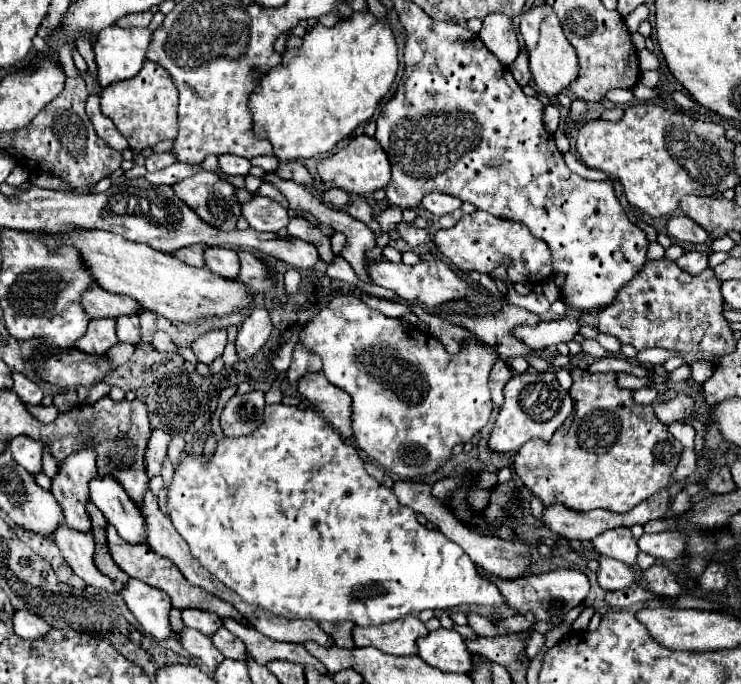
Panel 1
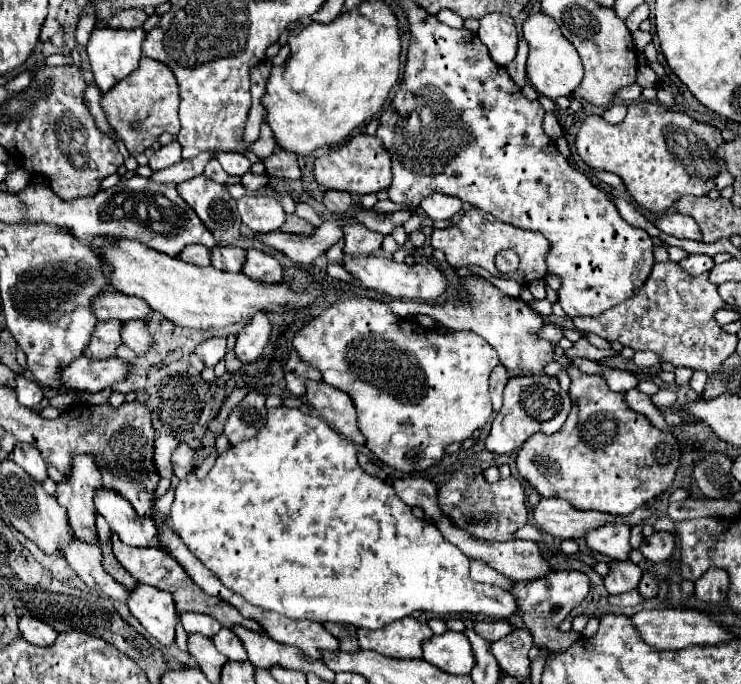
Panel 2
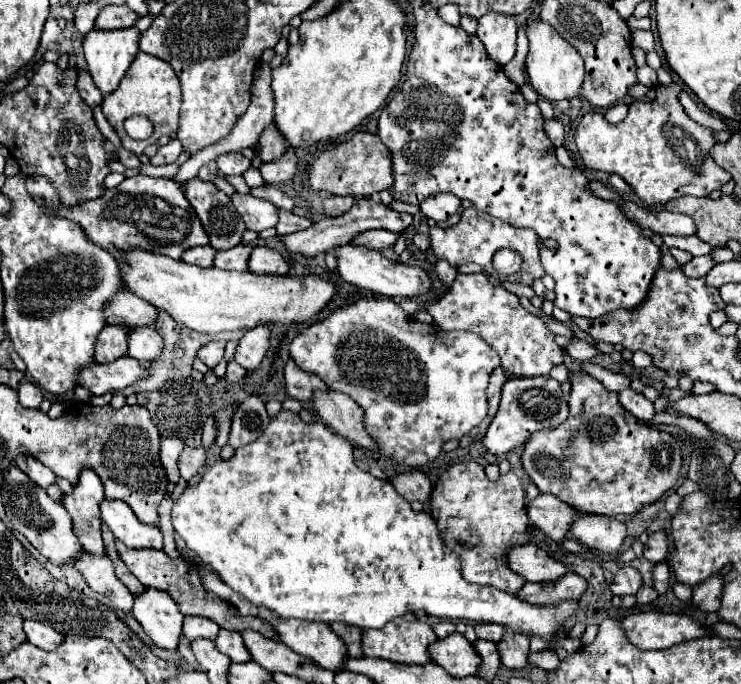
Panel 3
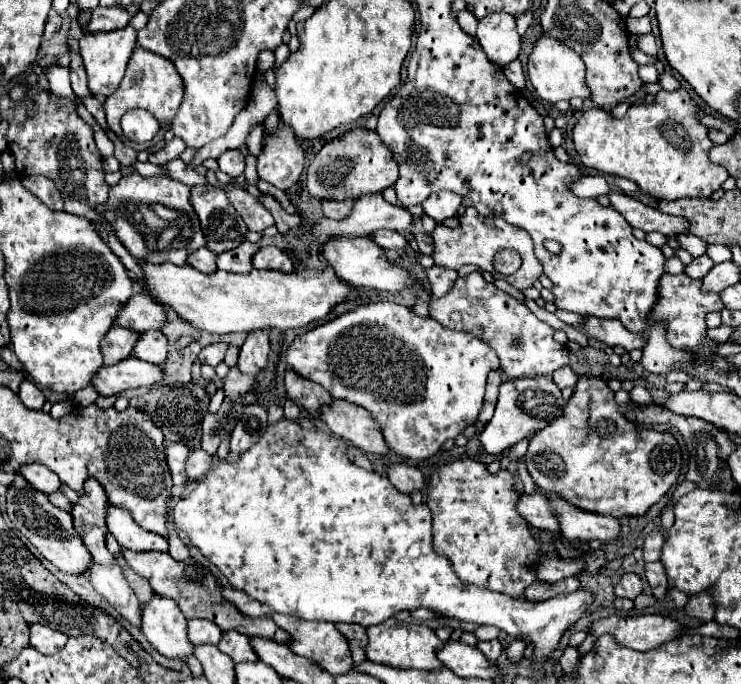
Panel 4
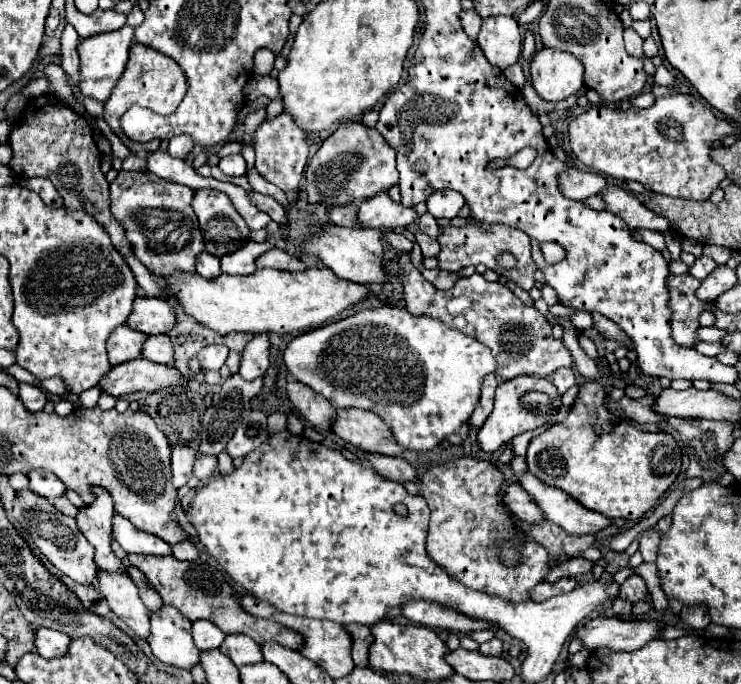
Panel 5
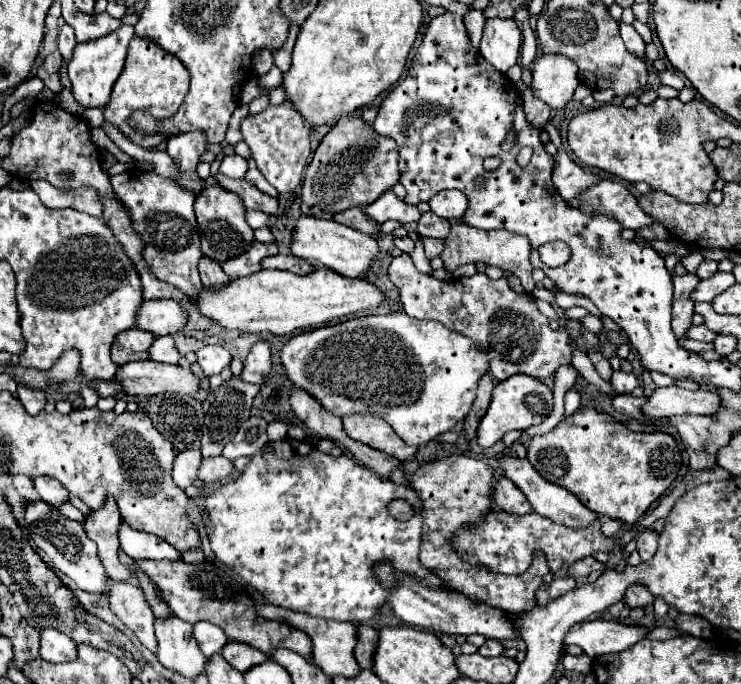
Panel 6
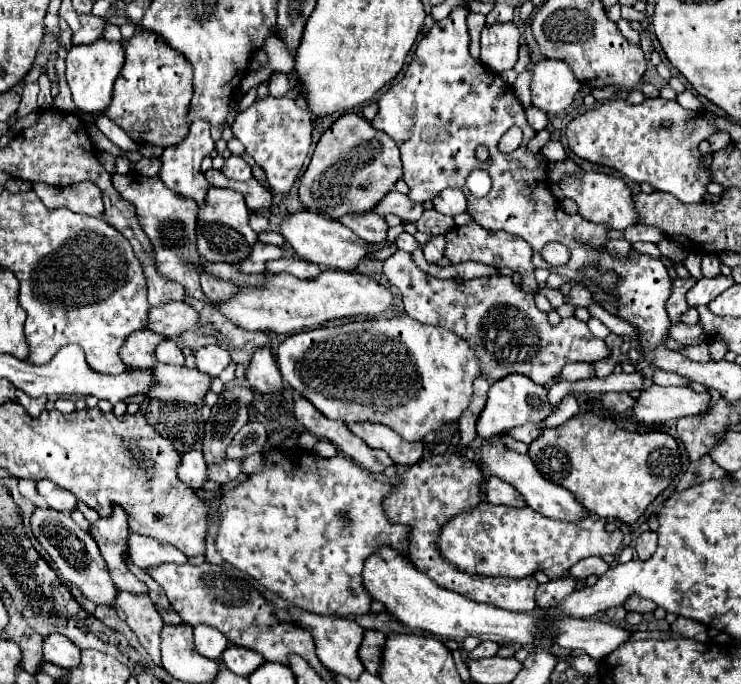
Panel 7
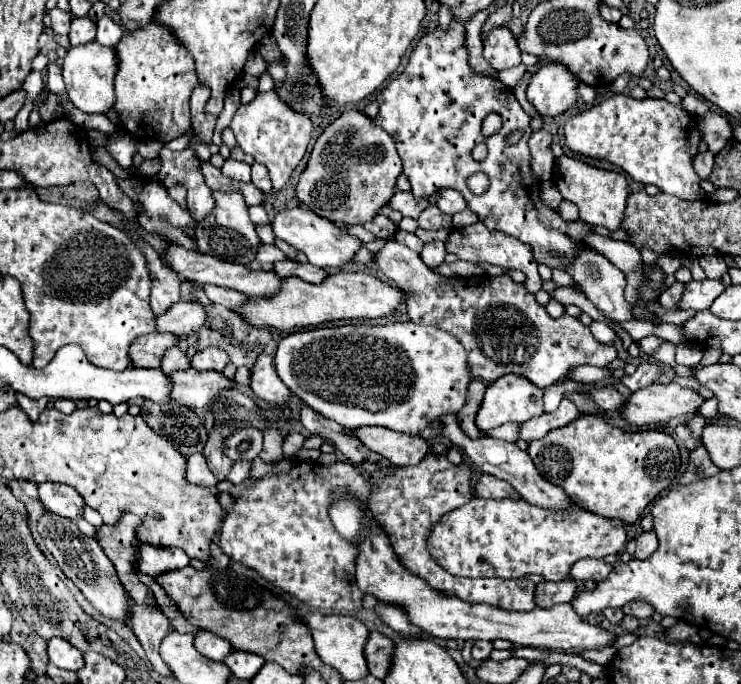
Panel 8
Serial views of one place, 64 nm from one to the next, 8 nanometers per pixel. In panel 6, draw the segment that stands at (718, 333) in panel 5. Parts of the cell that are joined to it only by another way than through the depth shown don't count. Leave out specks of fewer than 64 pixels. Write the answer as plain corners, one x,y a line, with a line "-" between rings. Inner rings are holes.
702,324
702,326
692,326
692,328
688,328
686,338
698,340
698,342
712,342
712,340
716,338
716,334
714,334
714,332
710,332
710,330

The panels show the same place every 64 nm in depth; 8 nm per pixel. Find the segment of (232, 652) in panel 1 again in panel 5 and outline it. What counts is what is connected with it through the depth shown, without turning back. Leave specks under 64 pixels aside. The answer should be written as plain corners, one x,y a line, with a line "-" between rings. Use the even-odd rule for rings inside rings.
238,634
226,636
224,644
220,646
220,652
226,654
238,668
264,660
264,656
260,652
260,646
252,638
242,636
242,634
240,636

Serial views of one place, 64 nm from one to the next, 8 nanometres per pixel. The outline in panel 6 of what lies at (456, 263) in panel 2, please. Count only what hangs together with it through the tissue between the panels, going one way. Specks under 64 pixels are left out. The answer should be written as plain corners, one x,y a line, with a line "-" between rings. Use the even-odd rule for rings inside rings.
454,224
450,234
444,240
444,250
440,254
440,258
444,260
444,268
448,272
456,270
462,264
490,264
490,266
498,266
502,270
508,270
512,274
516,274
522,282
522,288
526,294
532,294
532,290
536,288
536,282
532,280
532,264
530,264
530,244
526,236
520,234
512,234
506,230
480,230
468,224

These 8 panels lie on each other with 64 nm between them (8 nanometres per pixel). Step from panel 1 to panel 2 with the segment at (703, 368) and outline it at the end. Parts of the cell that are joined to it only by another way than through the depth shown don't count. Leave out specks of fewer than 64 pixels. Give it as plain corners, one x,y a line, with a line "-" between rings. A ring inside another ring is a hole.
693,372
692,378
690,380
690,386
699,395
702,395
707,382
708,376
705,372

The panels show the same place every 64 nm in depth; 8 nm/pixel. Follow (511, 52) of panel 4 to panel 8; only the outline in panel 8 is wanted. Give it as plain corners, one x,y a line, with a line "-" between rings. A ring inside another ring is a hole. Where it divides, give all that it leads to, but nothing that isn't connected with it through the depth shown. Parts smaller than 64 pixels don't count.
506,26
492,28
484,38
484,58
494,70
506,70
520,64
520,48

